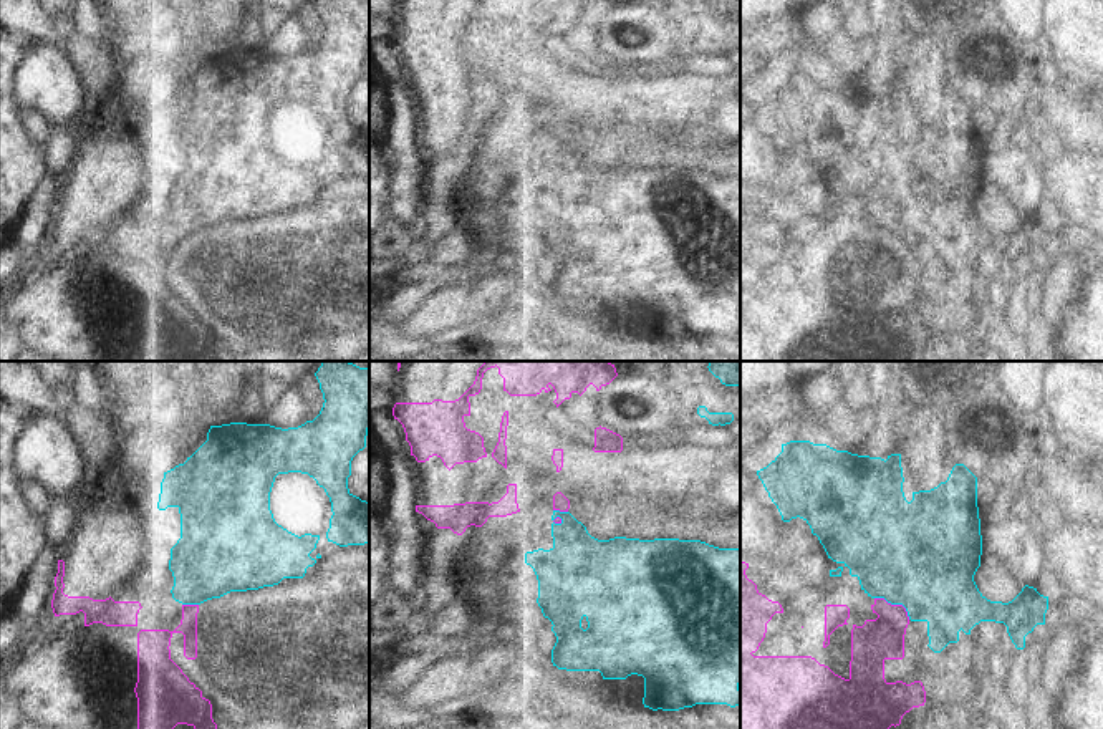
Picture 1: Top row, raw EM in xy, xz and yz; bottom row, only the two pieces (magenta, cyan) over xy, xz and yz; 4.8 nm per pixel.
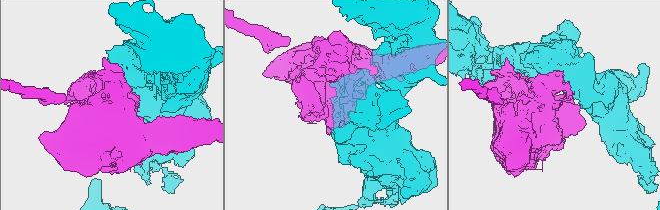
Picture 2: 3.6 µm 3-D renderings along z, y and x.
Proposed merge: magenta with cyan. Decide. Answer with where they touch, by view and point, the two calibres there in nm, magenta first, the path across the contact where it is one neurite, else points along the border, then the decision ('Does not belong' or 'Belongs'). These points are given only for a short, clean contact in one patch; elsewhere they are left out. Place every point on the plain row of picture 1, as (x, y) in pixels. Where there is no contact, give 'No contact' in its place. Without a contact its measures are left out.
Touches magenta at yz (895, 234). Thickness 200 nm (magenta) against 480 nm. Boundary: yz (875, 226), (901, 234), (910, 247). Does not belong

